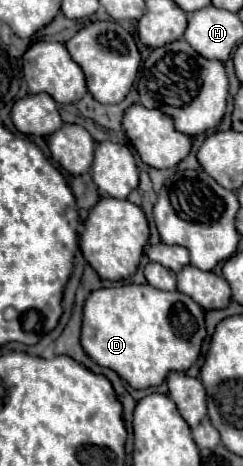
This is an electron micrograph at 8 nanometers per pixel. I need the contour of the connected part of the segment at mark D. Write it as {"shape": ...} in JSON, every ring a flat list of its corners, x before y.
{"shape":[[126,284,118,288,102,288,88,296,84,304,82,318,82,348,88,356,104,366,114,370,124,382,128,382,134,390,144,390,150,386,158,386,164,382,168,372,186,372,196,358,200,356,200,346,206,336,204,326,204,310,190,300,190,296,182,296,182,292,162,292,150,284]]}

